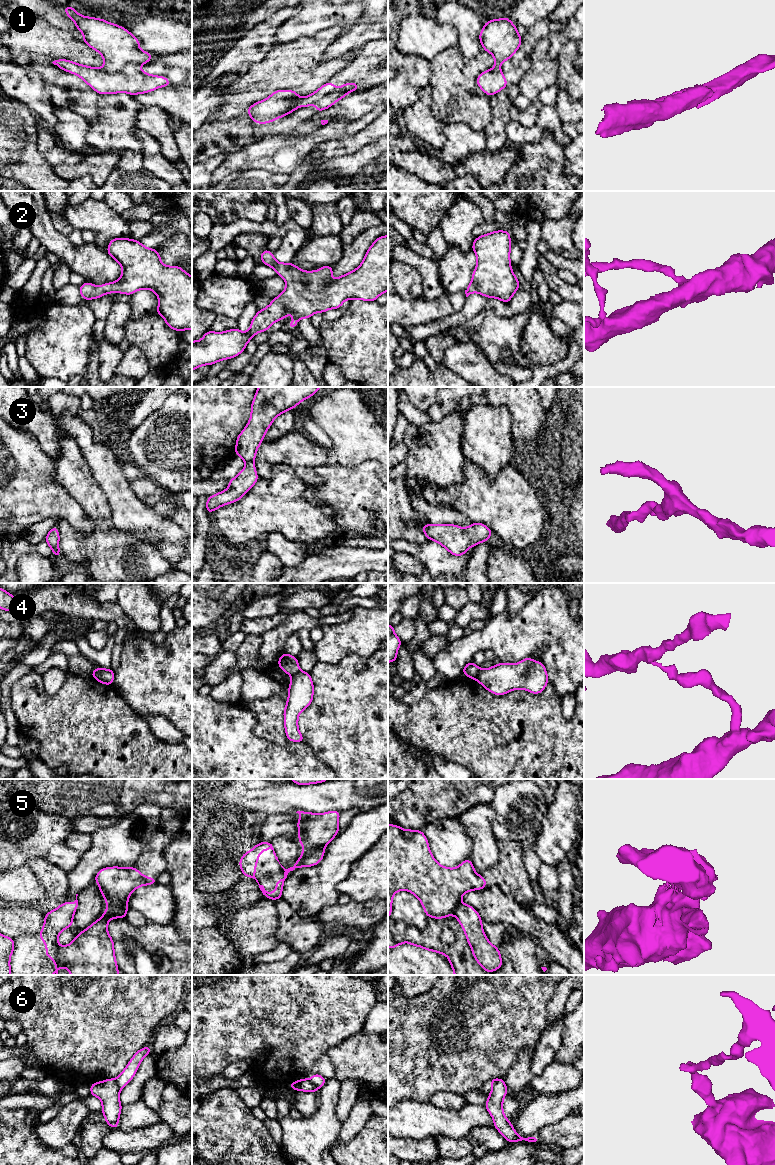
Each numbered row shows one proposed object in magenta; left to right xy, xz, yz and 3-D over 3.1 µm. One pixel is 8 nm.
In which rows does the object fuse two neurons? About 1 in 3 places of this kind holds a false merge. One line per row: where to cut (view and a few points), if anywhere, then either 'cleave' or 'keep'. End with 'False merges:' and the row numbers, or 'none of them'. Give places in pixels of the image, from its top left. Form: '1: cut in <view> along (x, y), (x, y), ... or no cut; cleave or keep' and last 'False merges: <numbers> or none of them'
1: cut in xy along (137, 65), (127, 64), (115, 72), (107, 72), (102, 68); cleave
2: no cut; keep
3: no cut; keep
4: cut in yz along (480, 669), (476, 679); cleave
5: cut in xz along (303, 846), (323, 847); cleave
6: cut in xy along (114, 1079), (121, 1088); cleave
False merges: 1, 4, 5, 6

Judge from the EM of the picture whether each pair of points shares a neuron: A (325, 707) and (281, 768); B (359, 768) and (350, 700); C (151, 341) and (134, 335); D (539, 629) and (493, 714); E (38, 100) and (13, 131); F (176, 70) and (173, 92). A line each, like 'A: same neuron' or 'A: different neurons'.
A: different neurons
B: same neuron
C: same neuron
D: different neurons
E: different neurons
F: different neurons

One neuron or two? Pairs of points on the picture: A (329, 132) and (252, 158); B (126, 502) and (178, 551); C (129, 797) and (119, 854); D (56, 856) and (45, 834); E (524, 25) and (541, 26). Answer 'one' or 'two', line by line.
A: one
B: one
C: two
D: two
E: two

